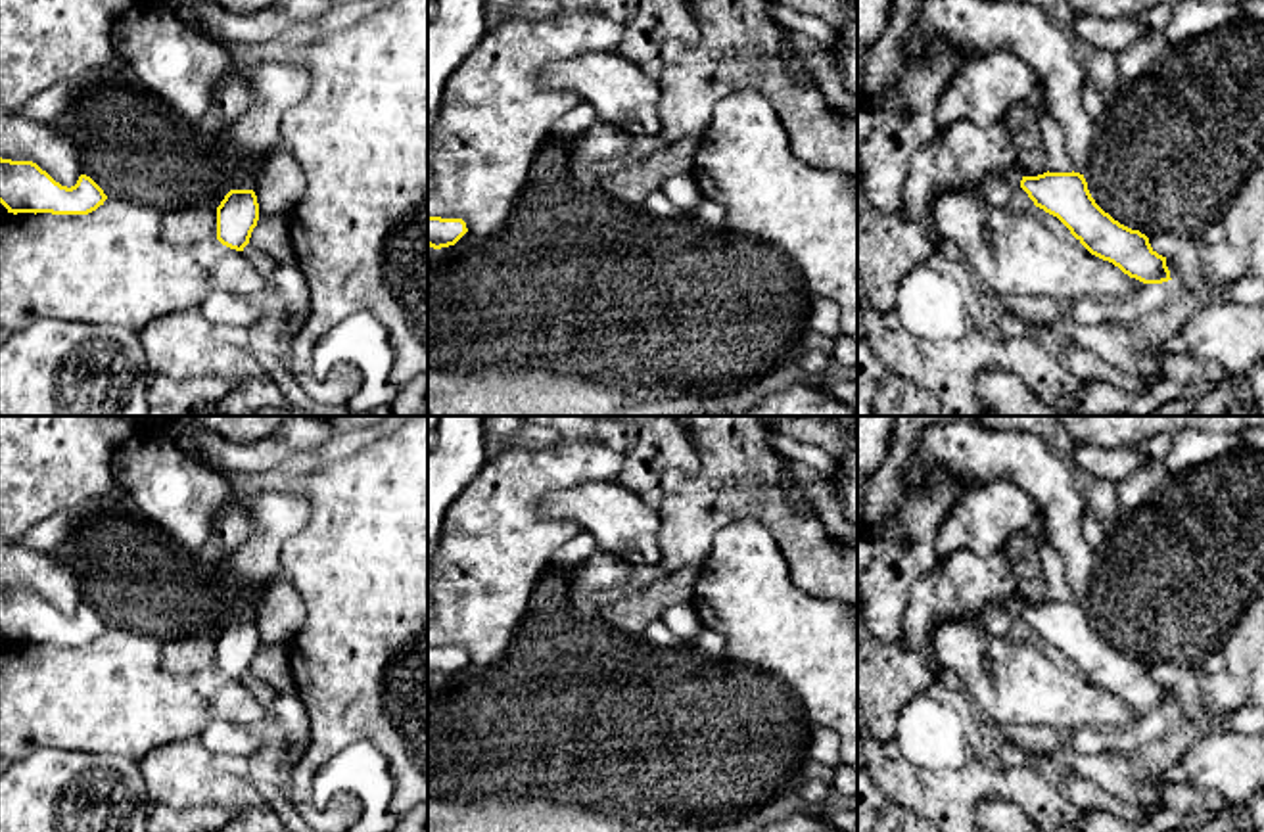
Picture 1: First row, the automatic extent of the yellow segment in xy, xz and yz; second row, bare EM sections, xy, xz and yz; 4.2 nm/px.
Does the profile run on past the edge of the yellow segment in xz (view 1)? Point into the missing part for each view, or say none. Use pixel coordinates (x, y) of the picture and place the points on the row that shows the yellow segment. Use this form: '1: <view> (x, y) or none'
1: none

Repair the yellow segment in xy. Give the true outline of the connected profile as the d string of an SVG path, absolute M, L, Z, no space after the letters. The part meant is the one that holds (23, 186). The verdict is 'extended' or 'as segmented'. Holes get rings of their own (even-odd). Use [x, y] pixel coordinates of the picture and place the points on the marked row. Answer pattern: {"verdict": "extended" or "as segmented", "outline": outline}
{"verdict": "as segmented", "outline": "M0 157L0 203L8 213L88 215L105 199L104 190L86 174L67 188L33 161Z"}

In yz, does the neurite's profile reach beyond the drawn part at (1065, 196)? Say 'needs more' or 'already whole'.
already whole

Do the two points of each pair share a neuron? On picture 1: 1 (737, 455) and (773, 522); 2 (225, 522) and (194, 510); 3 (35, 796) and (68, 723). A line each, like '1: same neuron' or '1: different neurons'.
1: same neuron
2: different neurons
3: different neurons

